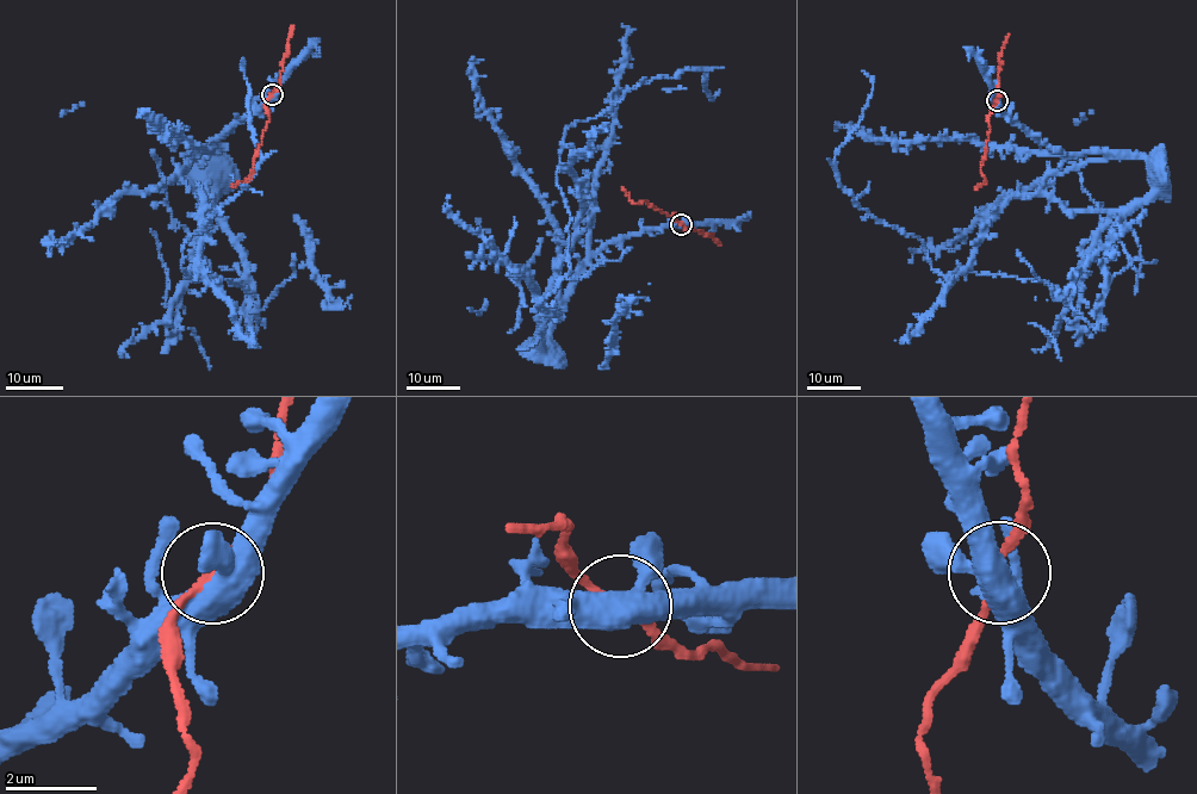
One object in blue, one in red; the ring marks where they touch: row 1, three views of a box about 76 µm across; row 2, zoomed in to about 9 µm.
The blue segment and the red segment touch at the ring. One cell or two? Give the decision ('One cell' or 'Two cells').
One cell

